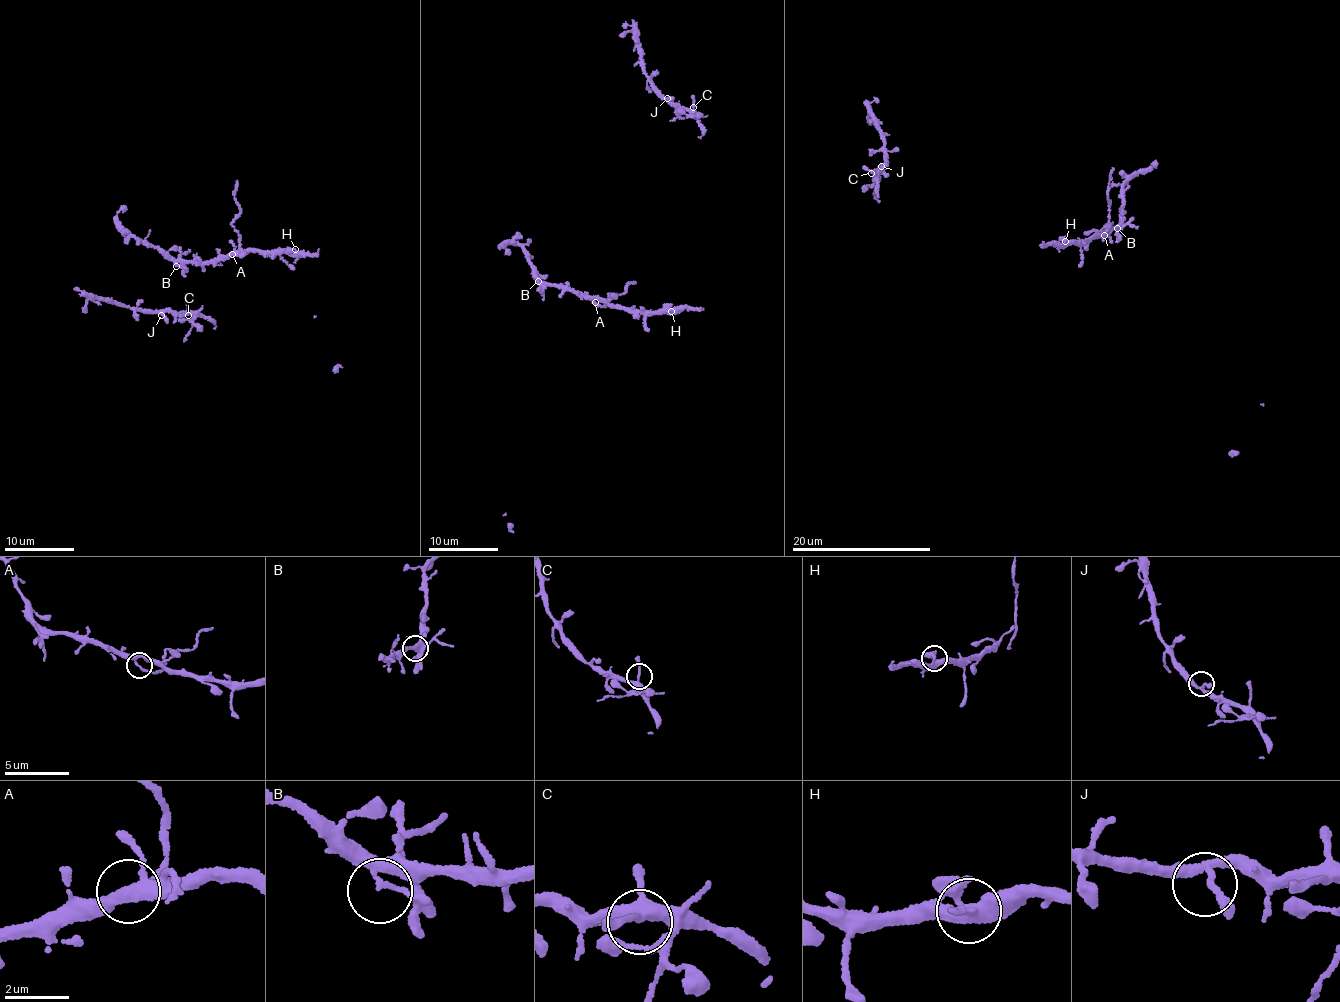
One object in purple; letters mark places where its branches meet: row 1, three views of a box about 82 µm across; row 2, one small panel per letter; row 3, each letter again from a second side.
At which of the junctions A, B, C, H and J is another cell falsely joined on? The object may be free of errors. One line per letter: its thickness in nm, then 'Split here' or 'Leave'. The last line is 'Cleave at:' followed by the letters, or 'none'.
A: Thickness 200 nm. Split here
B: Thickness 240 nm. Leave
C: Thickness 190 nm. Leave
H: Thickness 300 nm. Leave
J: Thickness 170 nm. Leave
Cleave at: A

